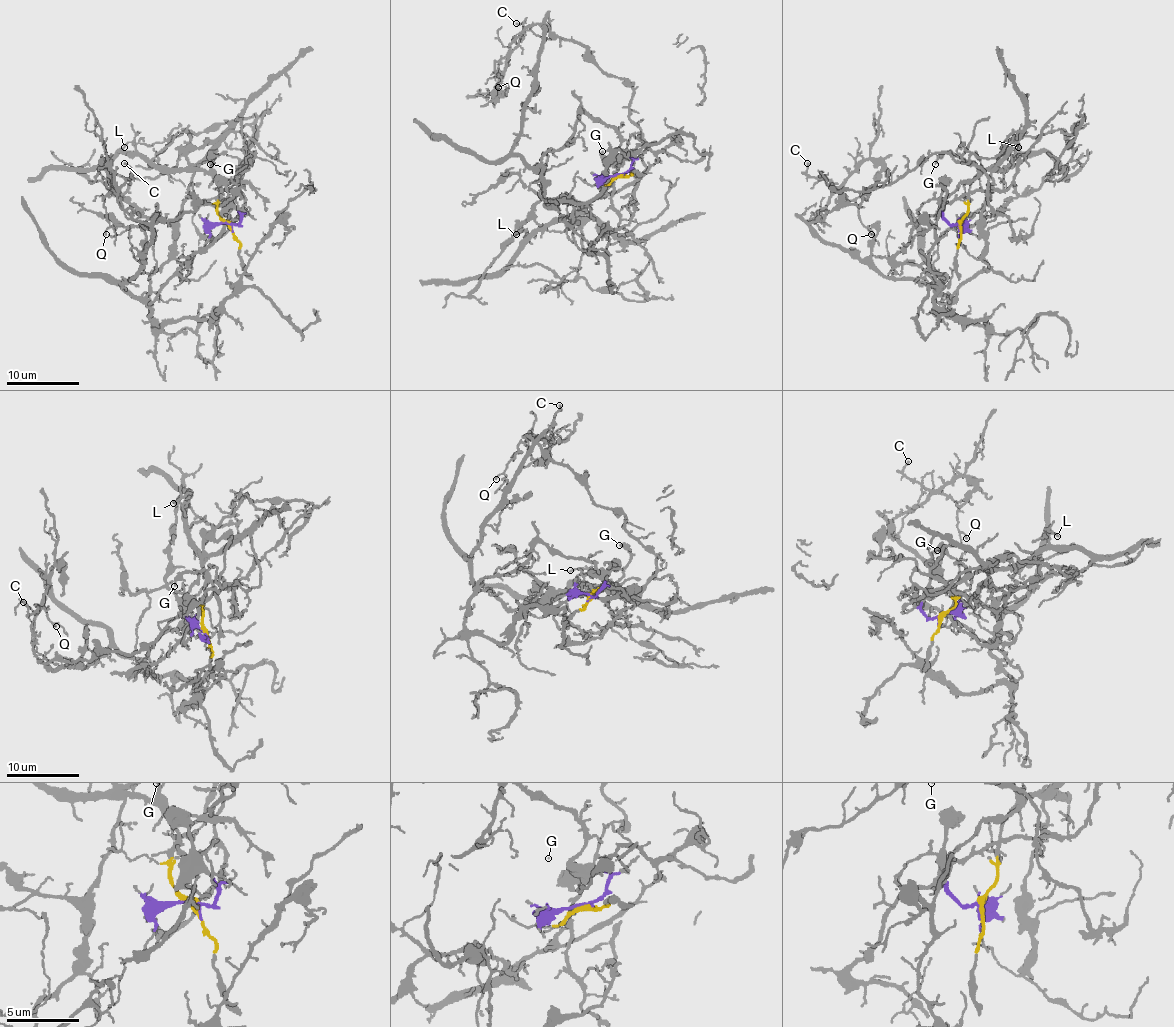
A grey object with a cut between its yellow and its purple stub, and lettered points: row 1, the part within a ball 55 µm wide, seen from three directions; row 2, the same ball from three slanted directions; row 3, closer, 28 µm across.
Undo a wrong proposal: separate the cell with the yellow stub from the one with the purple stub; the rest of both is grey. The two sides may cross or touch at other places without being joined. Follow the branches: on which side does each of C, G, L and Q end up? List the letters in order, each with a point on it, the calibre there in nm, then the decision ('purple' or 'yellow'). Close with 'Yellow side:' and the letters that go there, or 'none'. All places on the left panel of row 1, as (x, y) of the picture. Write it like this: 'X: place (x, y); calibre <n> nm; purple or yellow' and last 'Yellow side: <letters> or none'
C: place (124, 163); calibre 130 nm; purple
G: place (210, 164); calibre 160 nm; yellow
L: place (124, 147); calibre 130 nm; yellow
Q: place (106, 234); calibre 120 nm; purple
Yellow side: G, L

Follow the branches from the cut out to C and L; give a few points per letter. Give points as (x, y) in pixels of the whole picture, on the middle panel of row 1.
C: (621, 173), (632, 159), (583, 110), (539, 164), (512, 151), (543, 31), (530, 24), (512, 50), (515, 22)
L: (621, 175), (603, 195), (568, 215), (555, 217), (530, 235), (523, 231), (515, 235)

